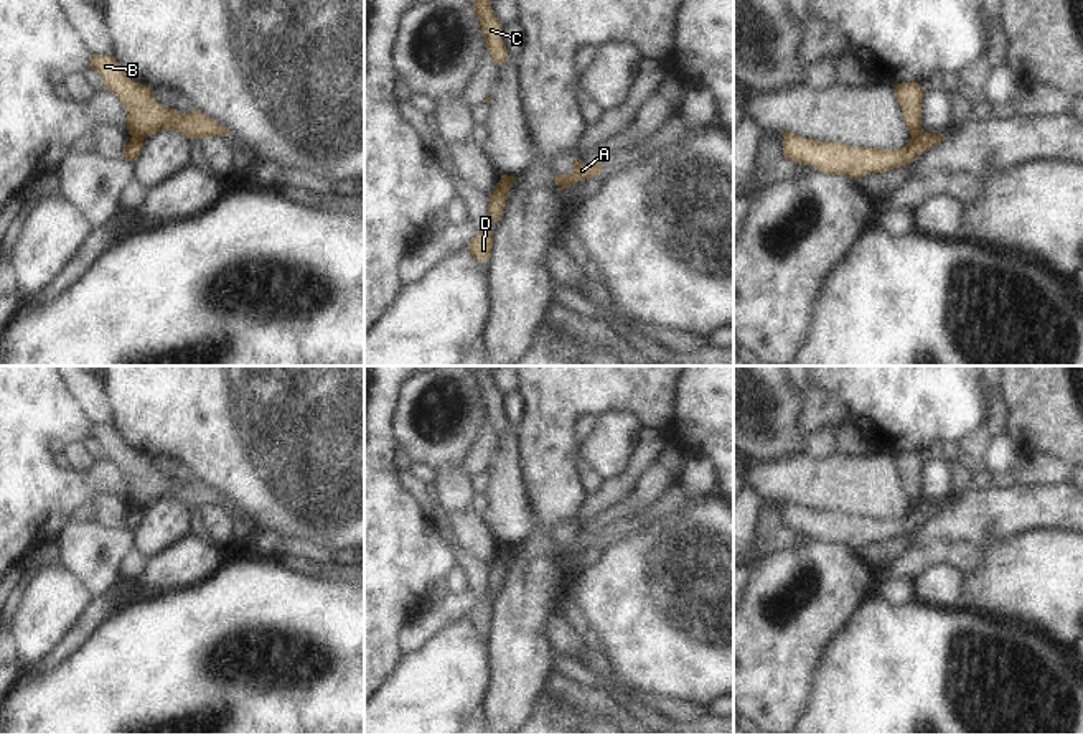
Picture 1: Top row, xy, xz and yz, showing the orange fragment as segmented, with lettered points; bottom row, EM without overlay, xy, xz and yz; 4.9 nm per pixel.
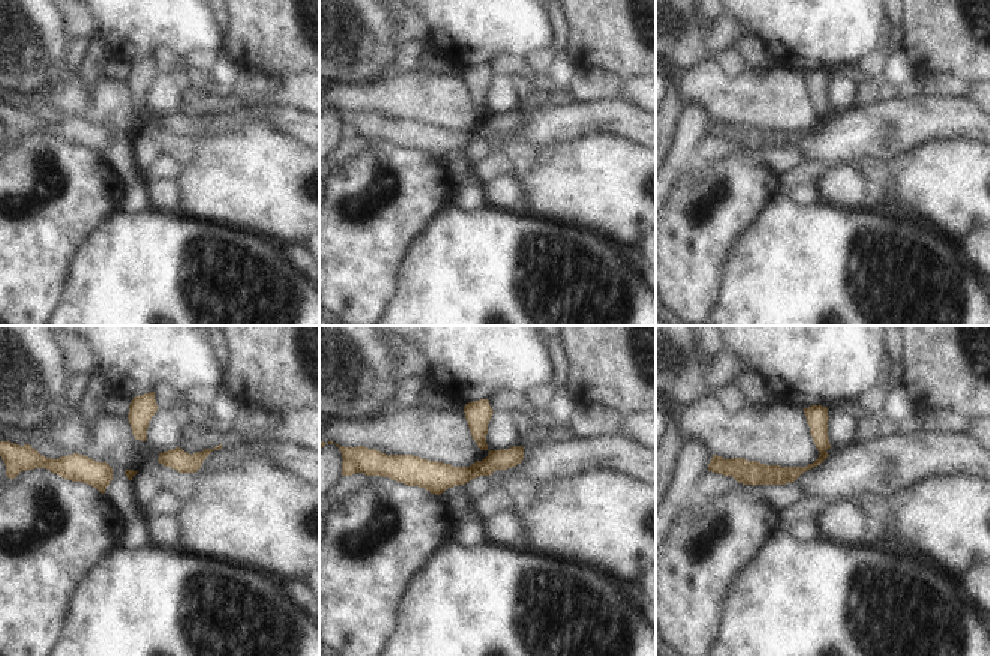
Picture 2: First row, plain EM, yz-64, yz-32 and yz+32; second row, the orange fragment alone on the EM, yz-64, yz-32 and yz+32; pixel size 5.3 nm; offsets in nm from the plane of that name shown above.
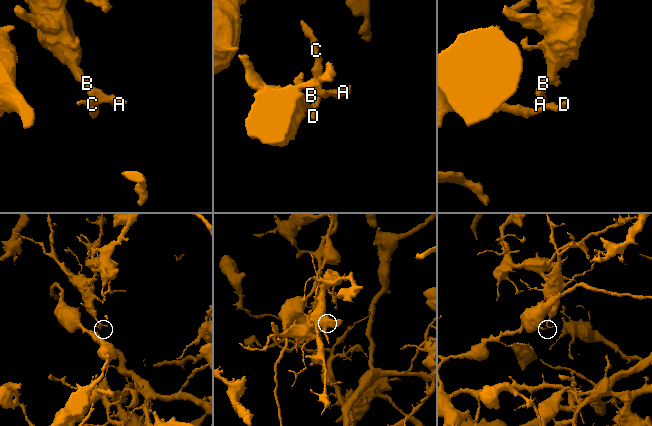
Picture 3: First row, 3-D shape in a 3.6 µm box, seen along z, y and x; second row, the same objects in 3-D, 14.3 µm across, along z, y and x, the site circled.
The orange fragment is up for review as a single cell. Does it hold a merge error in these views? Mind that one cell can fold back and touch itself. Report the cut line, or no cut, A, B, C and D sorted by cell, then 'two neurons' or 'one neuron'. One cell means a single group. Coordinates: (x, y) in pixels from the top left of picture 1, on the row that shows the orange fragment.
cut in xy along (132, 134), (142, 137); A B / C D; two neurons

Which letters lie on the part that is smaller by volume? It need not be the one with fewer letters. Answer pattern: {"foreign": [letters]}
{"foreign": ["C", "D"]}

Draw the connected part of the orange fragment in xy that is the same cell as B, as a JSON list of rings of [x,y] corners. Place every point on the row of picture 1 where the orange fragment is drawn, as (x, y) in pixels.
[[[92,54],[89,66],[101,74],[105,89],[124,104],[130,135],[147,137],[162,130],[181,132],[188,138],[232,135],[227,127],[196,109],[178,114],[175,109],[160,105],[153,99],[153,87],[132,81],[114,56]]]

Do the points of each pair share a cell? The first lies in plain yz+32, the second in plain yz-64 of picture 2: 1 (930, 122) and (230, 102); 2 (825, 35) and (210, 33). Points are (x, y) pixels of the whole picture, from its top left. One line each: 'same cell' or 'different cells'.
1: different cells
2: same cell

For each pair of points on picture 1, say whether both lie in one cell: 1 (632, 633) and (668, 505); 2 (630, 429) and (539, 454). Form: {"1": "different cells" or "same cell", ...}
{"1": "same cell", "2": "different cells"}

